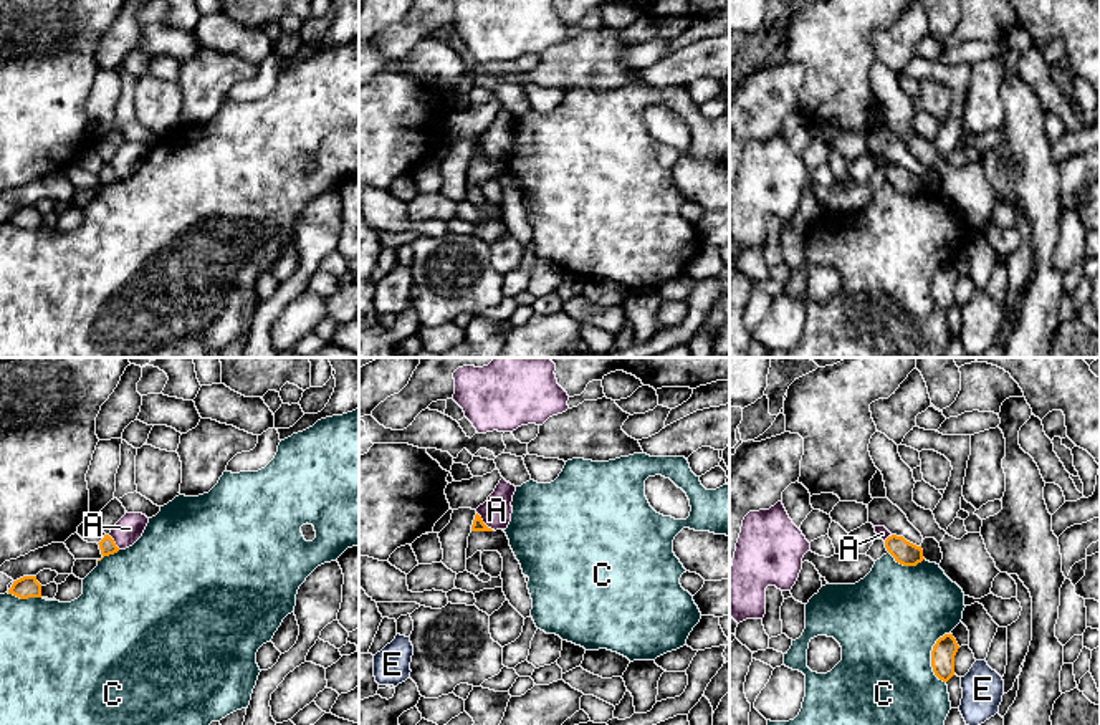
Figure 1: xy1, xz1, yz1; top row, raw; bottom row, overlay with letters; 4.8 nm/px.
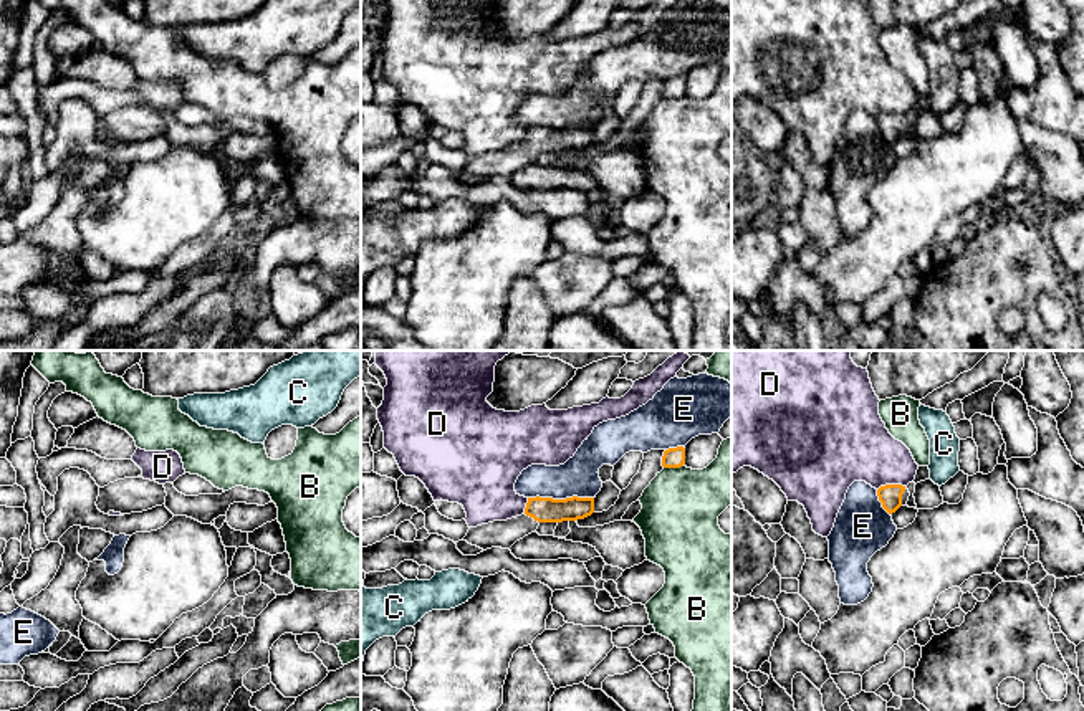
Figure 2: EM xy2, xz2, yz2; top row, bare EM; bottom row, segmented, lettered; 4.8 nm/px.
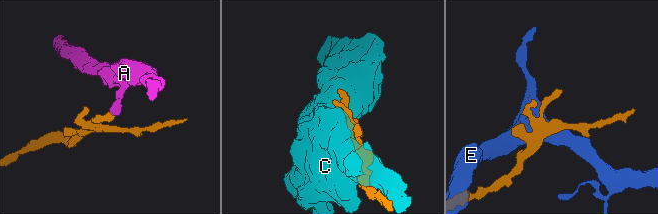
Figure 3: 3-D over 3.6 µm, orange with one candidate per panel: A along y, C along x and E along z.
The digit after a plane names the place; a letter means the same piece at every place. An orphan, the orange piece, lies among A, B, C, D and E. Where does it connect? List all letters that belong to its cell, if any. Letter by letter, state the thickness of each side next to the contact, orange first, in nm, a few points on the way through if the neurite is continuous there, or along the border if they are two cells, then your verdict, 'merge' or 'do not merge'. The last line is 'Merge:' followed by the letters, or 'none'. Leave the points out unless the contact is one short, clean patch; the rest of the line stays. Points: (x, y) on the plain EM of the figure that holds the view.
A: 60/150 nm | along xz1 (477, 141), (492, 159) | do not merge
B: 100/380 nm | do not merge
C: 120/480 nm | do not merge
D: 110/340 nm | do not merge
E: 130/190 nm | do not merge
Merge: none

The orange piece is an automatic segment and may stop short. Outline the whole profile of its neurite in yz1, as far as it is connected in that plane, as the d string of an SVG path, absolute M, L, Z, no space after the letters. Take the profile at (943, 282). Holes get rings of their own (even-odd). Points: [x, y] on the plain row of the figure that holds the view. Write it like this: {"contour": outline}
{"contour": "M945 263L936 270L931 280L931 296L935 305L948 311L954 305L954 285L959 275L953 263Z"}

